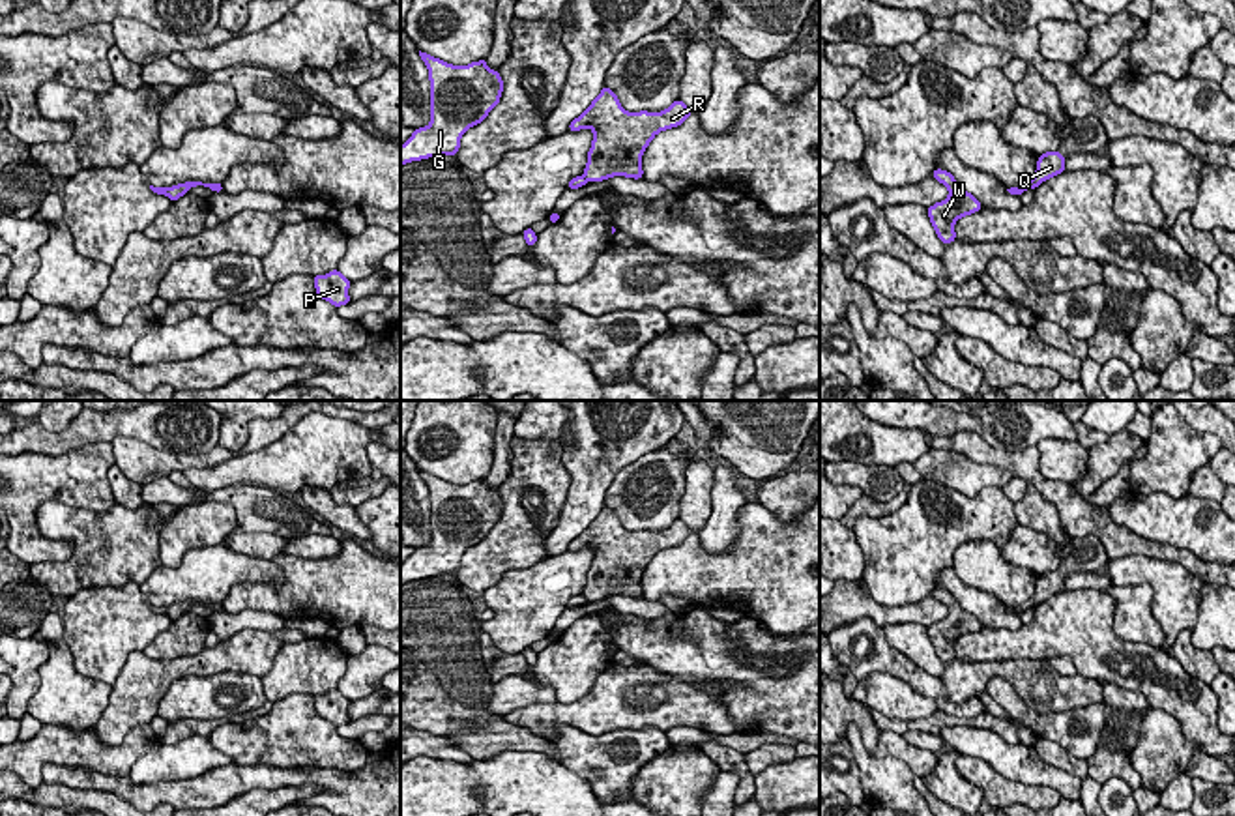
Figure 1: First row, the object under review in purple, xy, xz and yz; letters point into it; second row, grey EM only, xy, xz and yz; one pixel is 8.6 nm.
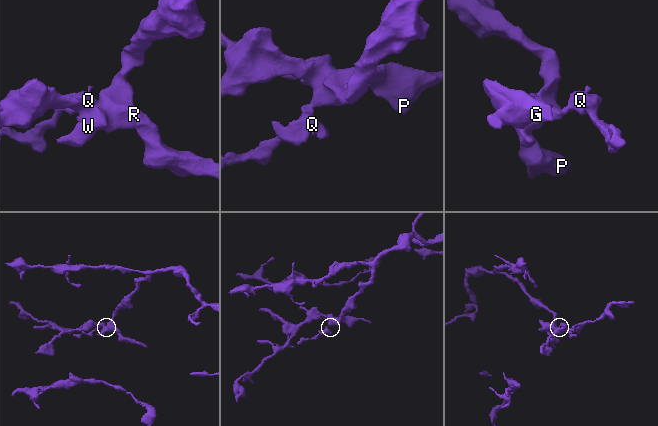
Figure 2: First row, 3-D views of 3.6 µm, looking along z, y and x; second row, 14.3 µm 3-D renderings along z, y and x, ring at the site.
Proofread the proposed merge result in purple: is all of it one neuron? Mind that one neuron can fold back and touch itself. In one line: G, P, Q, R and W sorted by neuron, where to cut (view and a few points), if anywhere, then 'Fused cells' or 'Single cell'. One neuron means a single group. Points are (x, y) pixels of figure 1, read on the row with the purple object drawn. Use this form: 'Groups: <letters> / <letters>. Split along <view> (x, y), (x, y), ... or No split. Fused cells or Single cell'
Groups: G P R W / Q. Split along xy (165, 188), (167, 193). Fused cells

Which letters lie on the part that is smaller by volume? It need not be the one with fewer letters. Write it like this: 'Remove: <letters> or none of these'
Remove: Q

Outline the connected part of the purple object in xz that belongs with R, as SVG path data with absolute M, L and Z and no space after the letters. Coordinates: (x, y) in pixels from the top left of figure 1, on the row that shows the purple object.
M603 88L591 105L569 124L569 131L593 131L586 182L603 182L614 176L640 180L642 155L657 133L681 125L692 112L683 101L674 101L661 112L629 112L610 88Z

